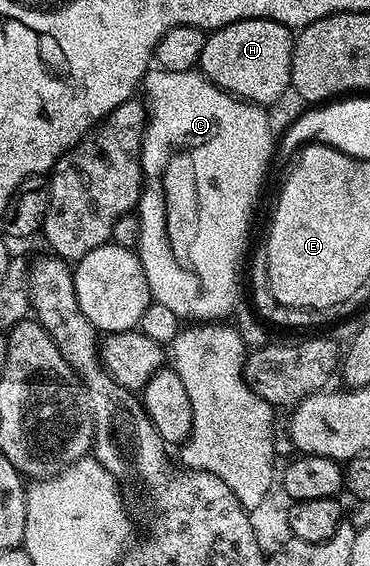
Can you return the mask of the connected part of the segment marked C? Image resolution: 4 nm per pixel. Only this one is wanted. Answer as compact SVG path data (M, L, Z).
M161 68L147 70L144 79L144 90L150 93L148 97L148 117L146 131L142 141L142 176L144 185L142 198L138 201L136 213L140 220L140 240L136 247L138 259L142 261L144 276L148 280L148 288L153 301L164 304L164 308L172 308L174 317L179 320L189 320L194 324L214 324L219 320L231 317L240 299L238 293L238 269L242 266L242 253L246 250L246 237L250 234L250 217L254 214L254 205L258 202L258 193L262 190L262 181L266 178L266 169L275 157L276 134L270 131L270 118L265 109L245 102L226 90L220 89L212 80L208 80L197 69L188 72L168 72Z

